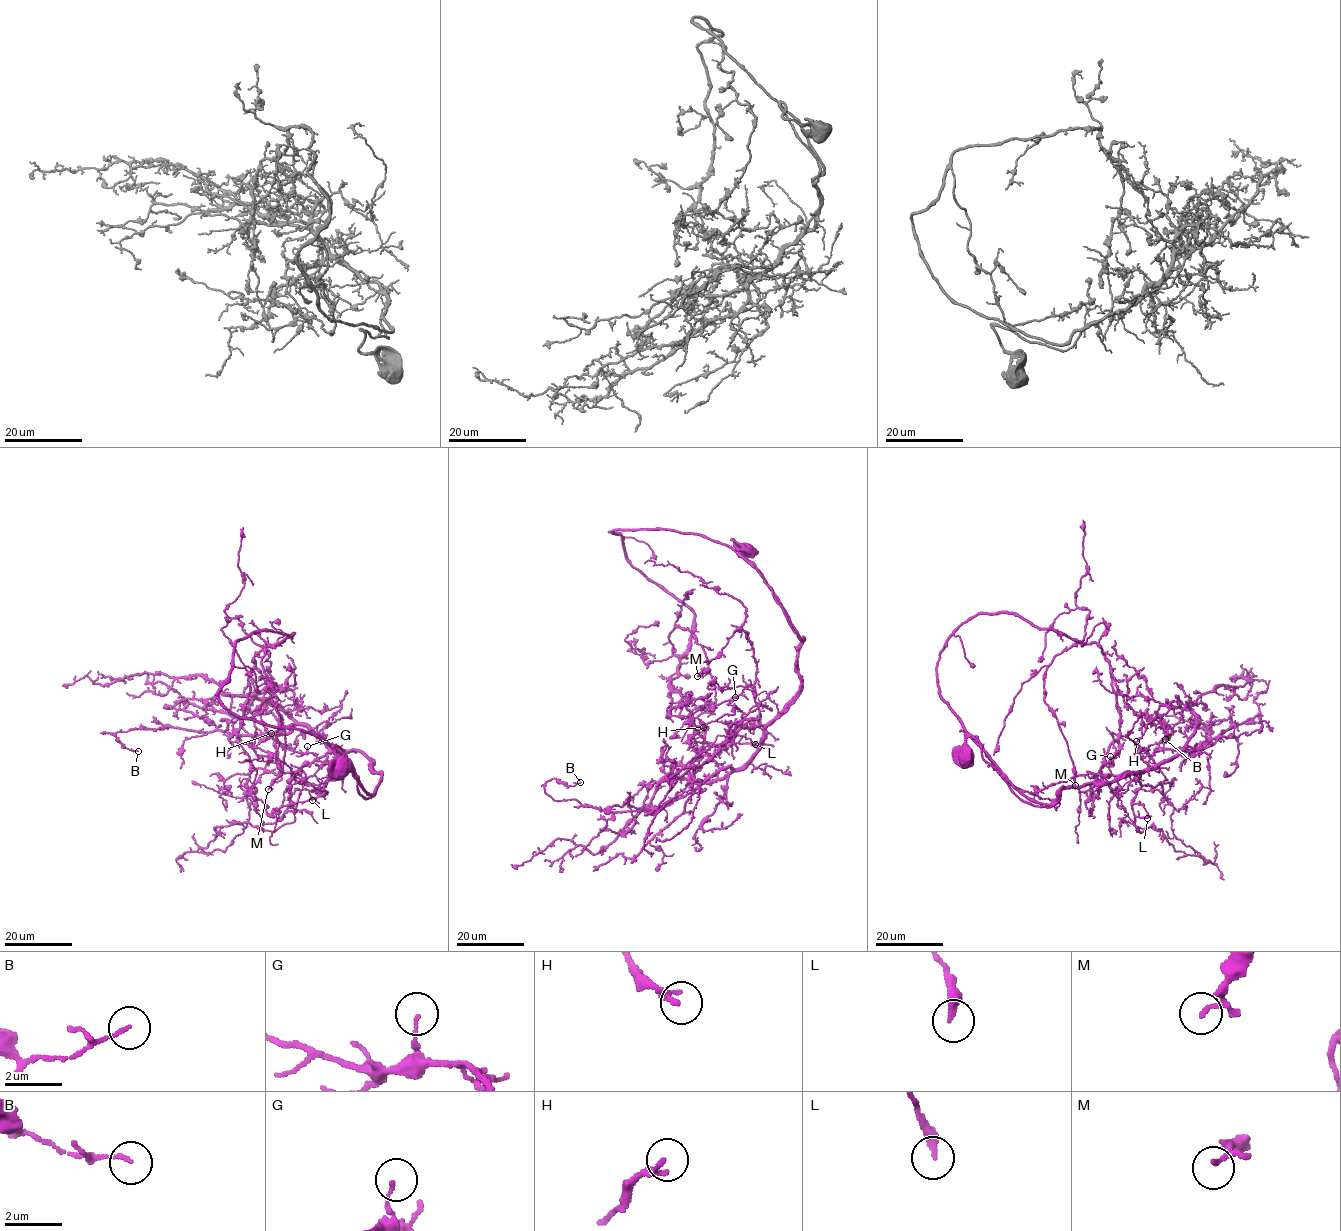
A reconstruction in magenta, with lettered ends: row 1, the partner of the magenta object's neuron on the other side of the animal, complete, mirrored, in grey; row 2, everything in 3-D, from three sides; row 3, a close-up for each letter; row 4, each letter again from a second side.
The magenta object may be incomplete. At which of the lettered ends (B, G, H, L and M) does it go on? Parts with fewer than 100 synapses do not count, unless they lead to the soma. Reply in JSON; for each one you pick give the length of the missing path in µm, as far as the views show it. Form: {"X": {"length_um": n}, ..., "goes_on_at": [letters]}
{"goes_on_at": []}

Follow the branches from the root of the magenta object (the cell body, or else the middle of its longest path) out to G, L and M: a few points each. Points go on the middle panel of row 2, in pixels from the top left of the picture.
G: (748, 550), (739, 548), (804, 640), (797, 657), (800, 691), (765, 725), (752, 685), (735, 697)
L: (748, 550), (739, 548), (804, 640), (797, 657), (799, 694), (765, 725), (729, 732), (755, 744)
M: (748, 550), (609, 531), (694, 614), (684, 653), (668, 639), (675, 625), (694, 636), (697, 676)

